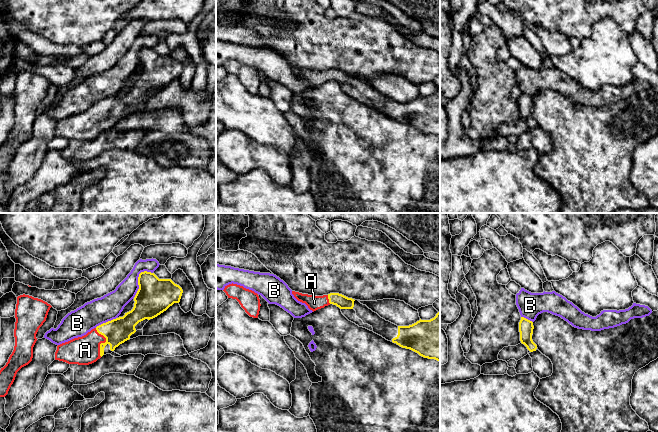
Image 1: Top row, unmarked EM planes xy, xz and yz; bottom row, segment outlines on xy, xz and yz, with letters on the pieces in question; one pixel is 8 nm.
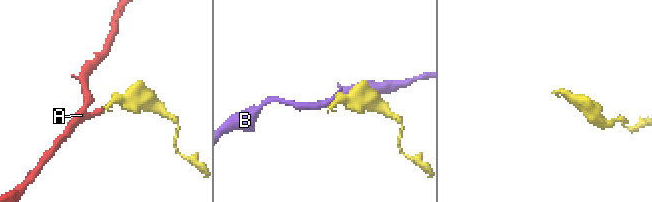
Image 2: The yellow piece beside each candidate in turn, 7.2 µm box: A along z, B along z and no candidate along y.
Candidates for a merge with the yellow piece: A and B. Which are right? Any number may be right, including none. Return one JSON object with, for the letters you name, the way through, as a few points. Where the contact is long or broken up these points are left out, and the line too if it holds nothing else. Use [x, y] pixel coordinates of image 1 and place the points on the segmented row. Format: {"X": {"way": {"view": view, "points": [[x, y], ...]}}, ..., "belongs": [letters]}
{"A": {"way": {"view": "xy", "points": [[117, 331], [103, 343], [94, 343], [85, 350]]}}, "belongs": ["A"]}

